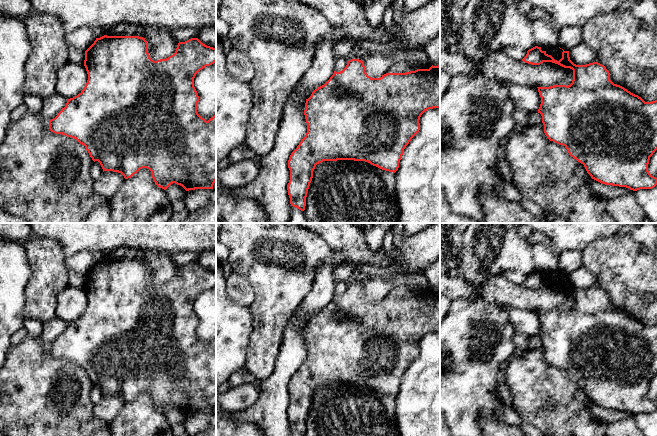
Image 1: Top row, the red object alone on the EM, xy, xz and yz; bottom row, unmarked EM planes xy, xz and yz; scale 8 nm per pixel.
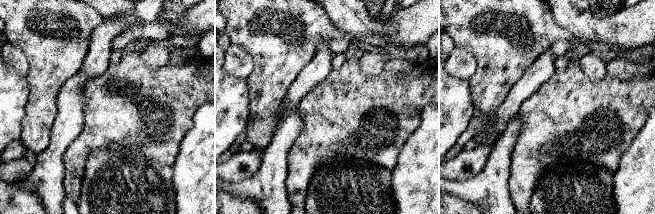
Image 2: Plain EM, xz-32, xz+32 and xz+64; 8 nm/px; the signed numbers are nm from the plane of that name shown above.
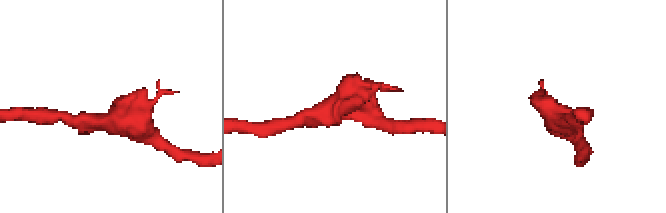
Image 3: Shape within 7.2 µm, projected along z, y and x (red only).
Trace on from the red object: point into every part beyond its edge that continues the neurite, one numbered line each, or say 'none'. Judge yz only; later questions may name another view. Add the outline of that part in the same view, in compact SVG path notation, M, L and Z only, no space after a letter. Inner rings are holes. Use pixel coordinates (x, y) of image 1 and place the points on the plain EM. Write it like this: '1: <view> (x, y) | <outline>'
none

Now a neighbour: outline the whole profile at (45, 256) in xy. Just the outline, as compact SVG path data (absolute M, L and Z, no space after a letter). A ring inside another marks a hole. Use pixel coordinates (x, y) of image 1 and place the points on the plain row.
M37 237L23 242L32 277L25 288L24 316L45 323L56 317L57 296L68 286L61 244Z

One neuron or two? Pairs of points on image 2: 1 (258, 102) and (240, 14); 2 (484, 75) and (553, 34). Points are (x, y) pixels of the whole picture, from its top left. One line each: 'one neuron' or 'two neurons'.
1: one neuron
2: one neuron

